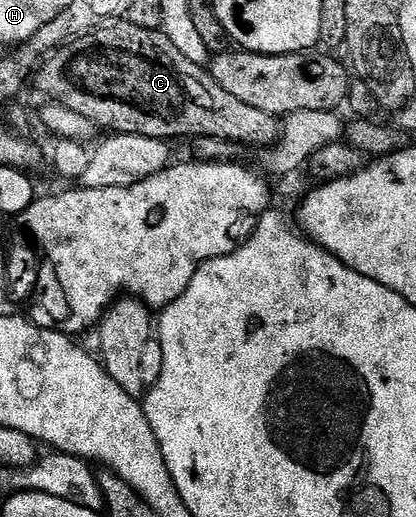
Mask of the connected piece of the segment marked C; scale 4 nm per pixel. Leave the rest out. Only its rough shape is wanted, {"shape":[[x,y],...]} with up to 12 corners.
{"shape":[[128,19],[40,66],[98,130],[268,147],[282,118]]}

